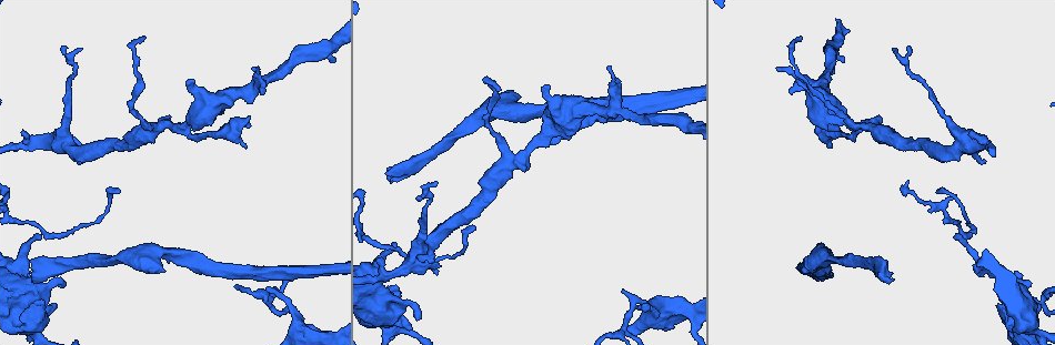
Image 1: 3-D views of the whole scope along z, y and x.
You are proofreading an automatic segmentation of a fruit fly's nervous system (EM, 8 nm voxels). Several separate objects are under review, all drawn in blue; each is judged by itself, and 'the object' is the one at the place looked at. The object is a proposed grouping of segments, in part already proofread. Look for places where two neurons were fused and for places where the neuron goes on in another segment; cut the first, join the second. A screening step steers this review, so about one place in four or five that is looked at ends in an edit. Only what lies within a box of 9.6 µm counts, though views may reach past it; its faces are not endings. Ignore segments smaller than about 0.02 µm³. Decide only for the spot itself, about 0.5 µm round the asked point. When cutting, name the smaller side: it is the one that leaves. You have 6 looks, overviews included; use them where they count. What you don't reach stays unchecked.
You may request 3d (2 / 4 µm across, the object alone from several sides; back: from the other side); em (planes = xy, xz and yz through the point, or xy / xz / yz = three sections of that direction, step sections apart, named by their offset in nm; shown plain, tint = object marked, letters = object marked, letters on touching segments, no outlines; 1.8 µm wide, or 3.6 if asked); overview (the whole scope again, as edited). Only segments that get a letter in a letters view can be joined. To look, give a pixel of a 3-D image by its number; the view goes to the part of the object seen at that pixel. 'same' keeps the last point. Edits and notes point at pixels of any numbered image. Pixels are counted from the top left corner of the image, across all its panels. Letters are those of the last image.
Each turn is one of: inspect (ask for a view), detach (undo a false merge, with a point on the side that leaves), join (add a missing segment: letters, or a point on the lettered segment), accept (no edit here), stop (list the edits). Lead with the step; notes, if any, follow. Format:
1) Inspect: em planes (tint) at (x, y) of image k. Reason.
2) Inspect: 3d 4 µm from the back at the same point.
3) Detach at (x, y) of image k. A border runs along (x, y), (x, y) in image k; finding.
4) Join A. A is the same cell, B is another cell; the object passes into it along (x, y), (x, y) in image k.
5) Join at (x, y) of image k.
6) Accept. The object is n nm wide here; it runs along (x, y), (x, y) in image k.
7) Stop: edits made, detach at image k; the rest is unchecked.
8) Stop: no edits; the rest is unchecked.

Inspect: 3d 4 µm at (68, 144) of image 1. Two arms in line, one across.

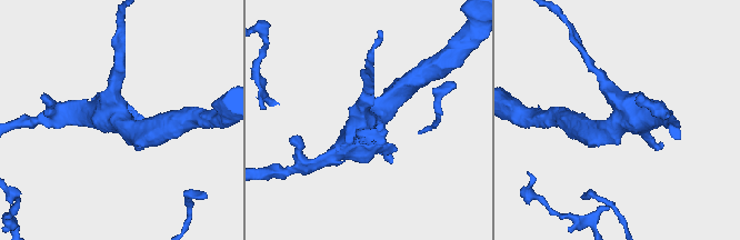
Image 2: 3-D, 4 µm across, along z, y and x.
Inspect: em planes (letters) at (619, 121) of image 2.

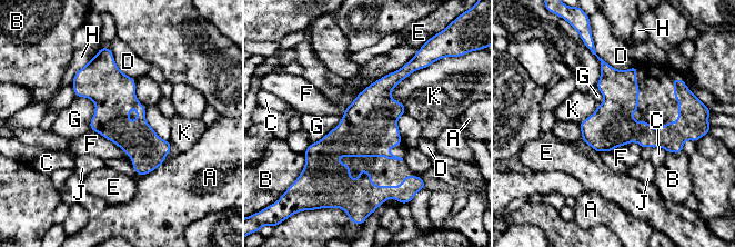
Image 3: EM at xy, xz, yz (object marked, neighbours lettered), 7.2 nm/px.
Accept. The object is 320 nm wide here; A, B, C, D, E, F, G, H, J and K are other cells; a border runs along (90, 128), (114, 142), (140, 176) in image 3; all the same neuron.

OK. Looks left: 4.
Inspect: 3d 4 µm at (281, 295) of image 1. Sharp bend.

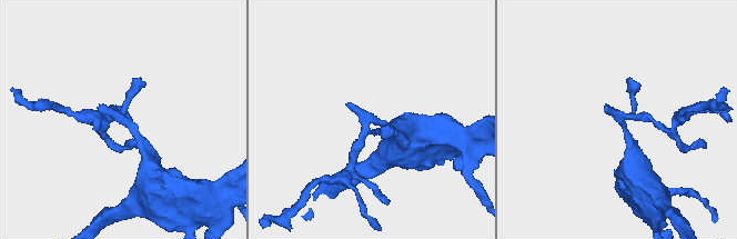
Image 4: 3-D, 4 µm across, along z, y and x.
Inspect: em planes (letters) at (370, 124) of image 4.

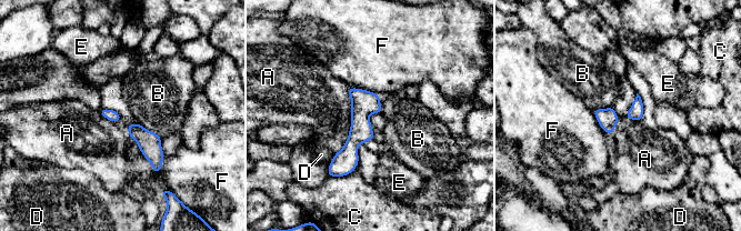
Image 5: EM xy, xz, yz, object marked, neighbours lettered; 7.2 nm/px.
Accept. The longest contact is with A, 280 nm; A, B, C, D, E and F are other cells; a border runs along (138, 121), (161, 137) in image 5; continuous, no second neuron.

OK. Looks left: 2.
Inspect: 3d 4 µm at (32, 303) of image 1. Sharp bend.

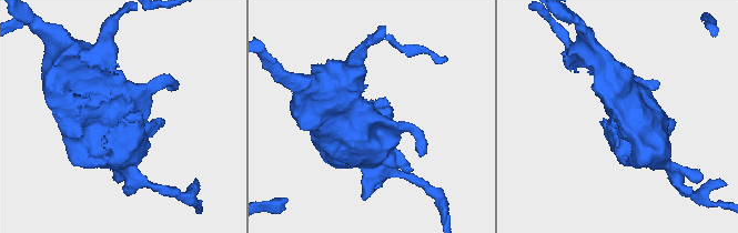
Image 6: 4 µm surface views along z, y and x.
Inspect: em 3.6 µm planes (letters) at (368, 126) of image 6.

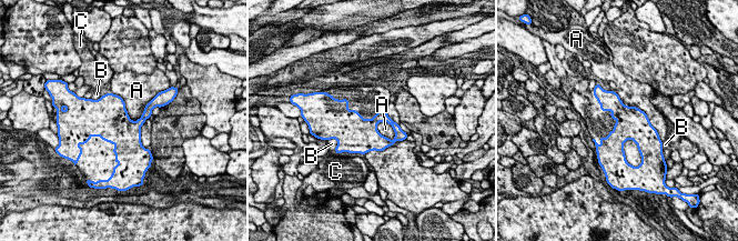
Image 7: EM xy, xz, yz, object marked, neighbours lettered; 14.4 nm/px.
Accept. A, B and C are other cells; a border runs along (405, 139), (365, 154) in image 7; all the same neuron.

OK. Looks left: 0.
Stop: no edits; the rest is unchecked.

